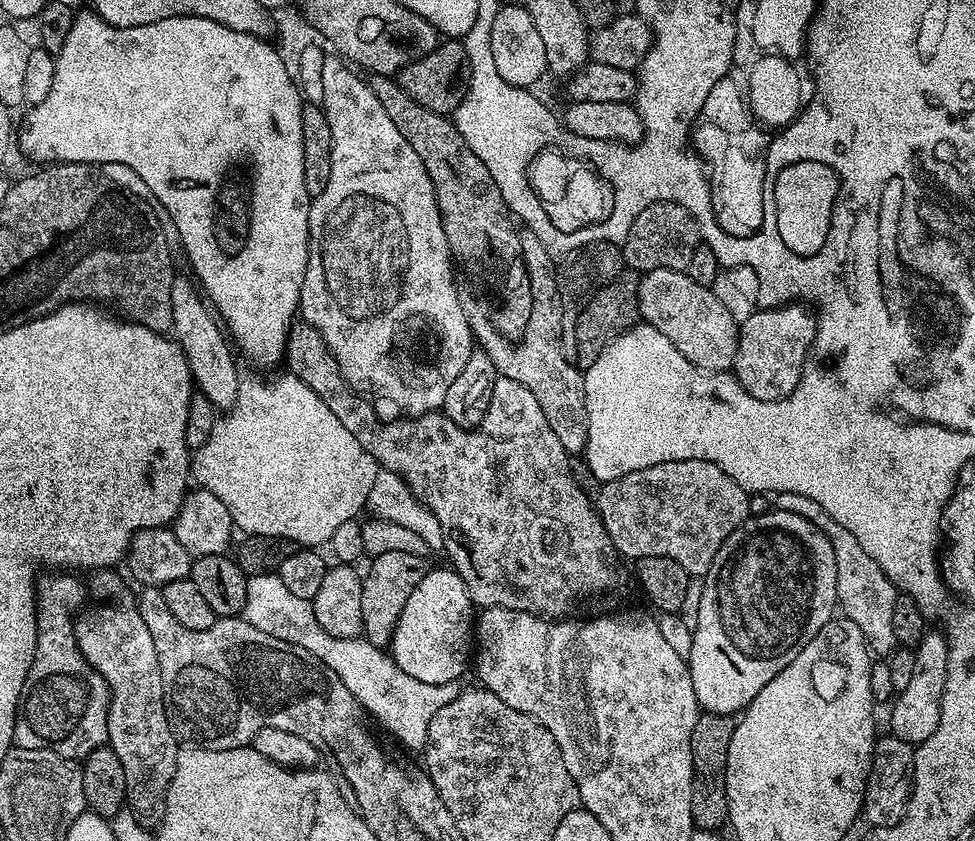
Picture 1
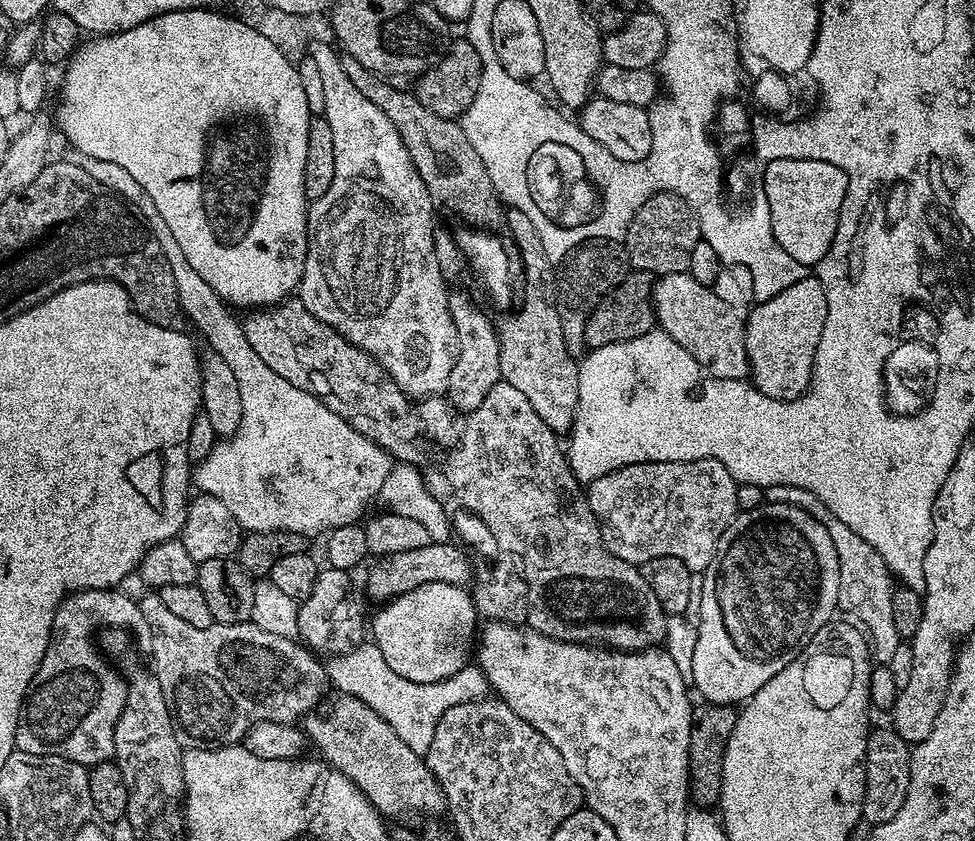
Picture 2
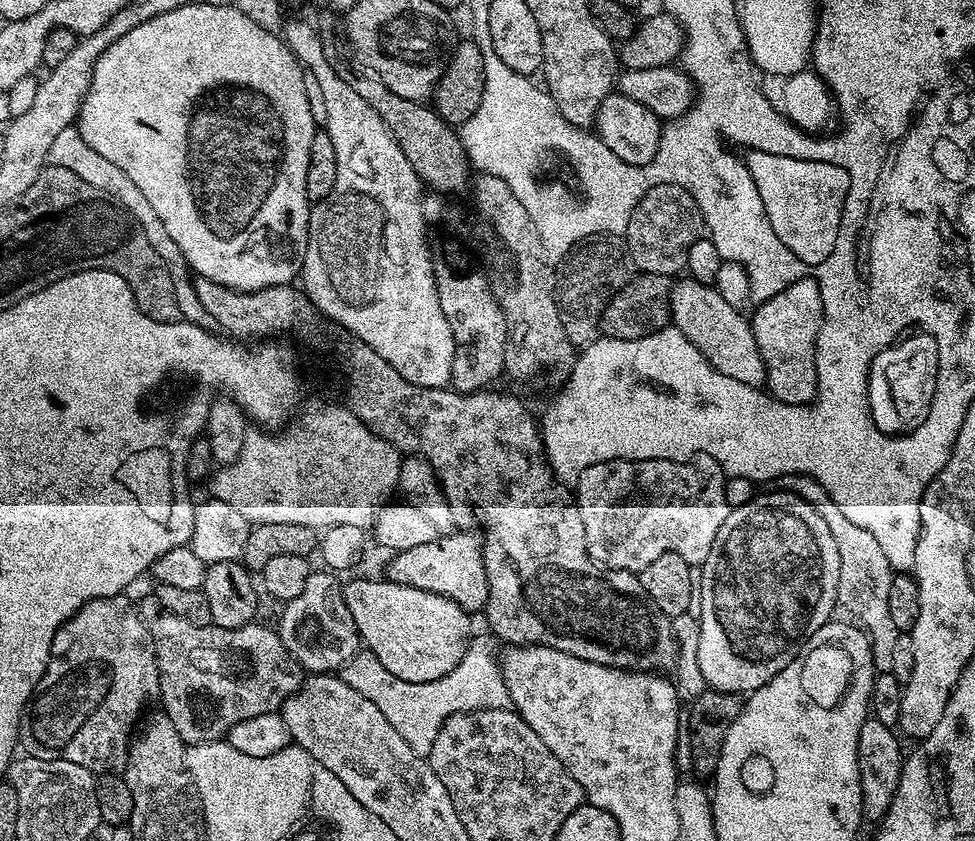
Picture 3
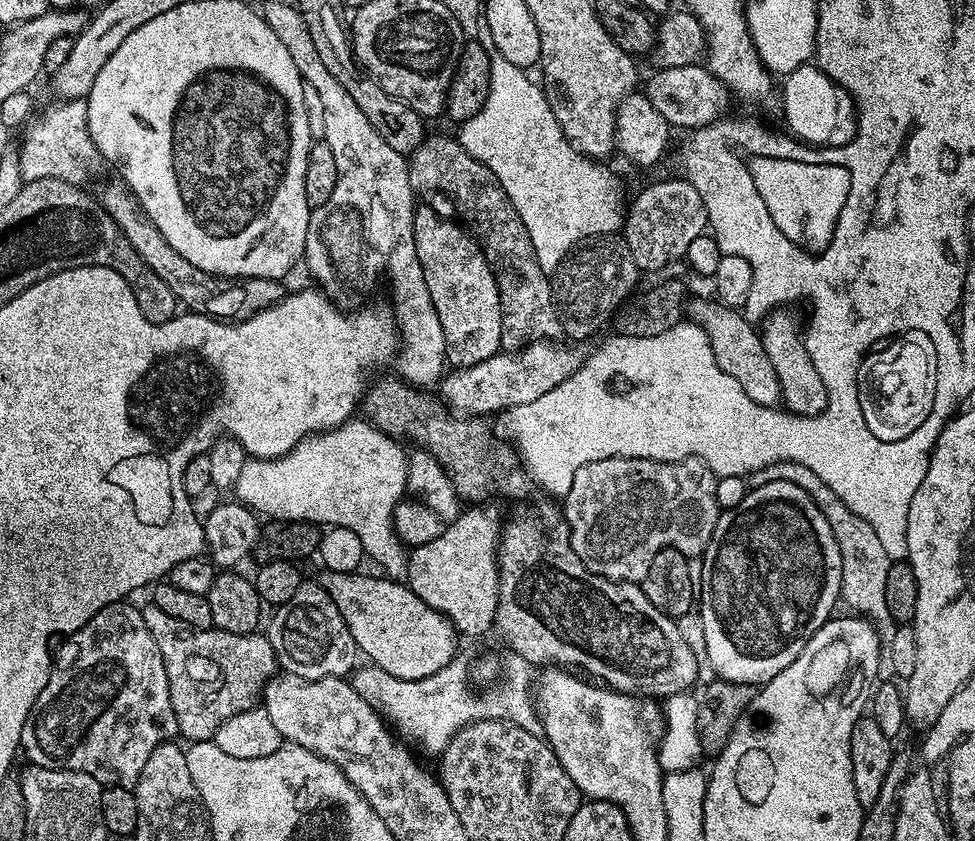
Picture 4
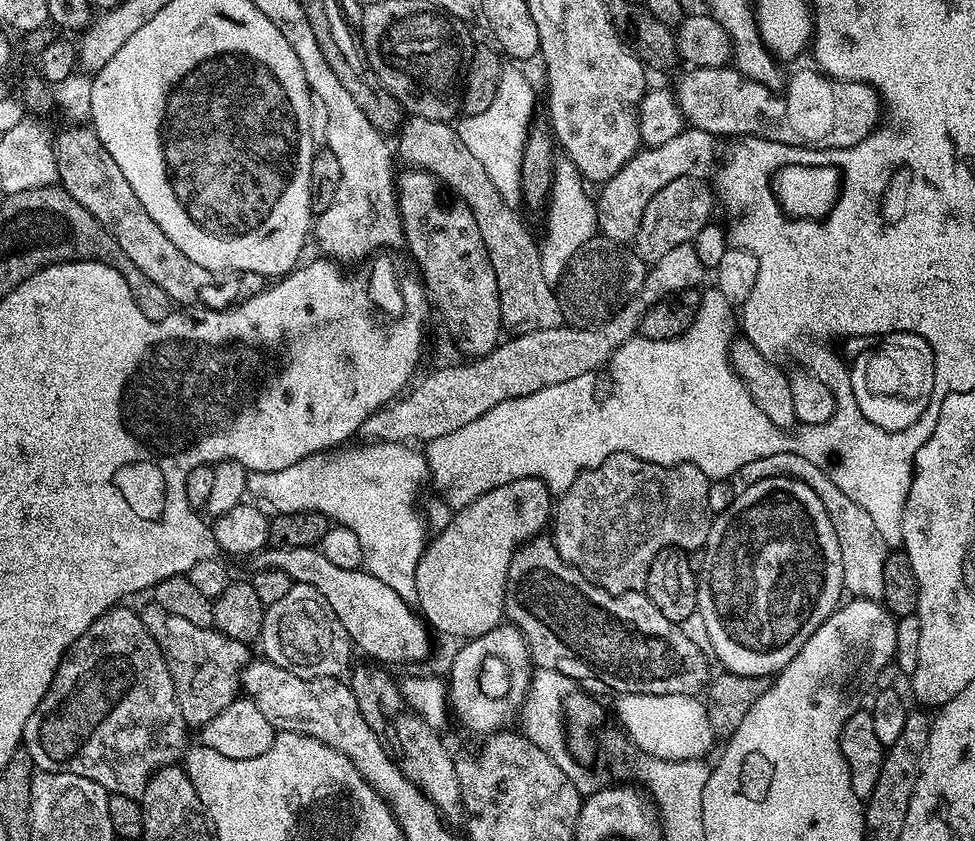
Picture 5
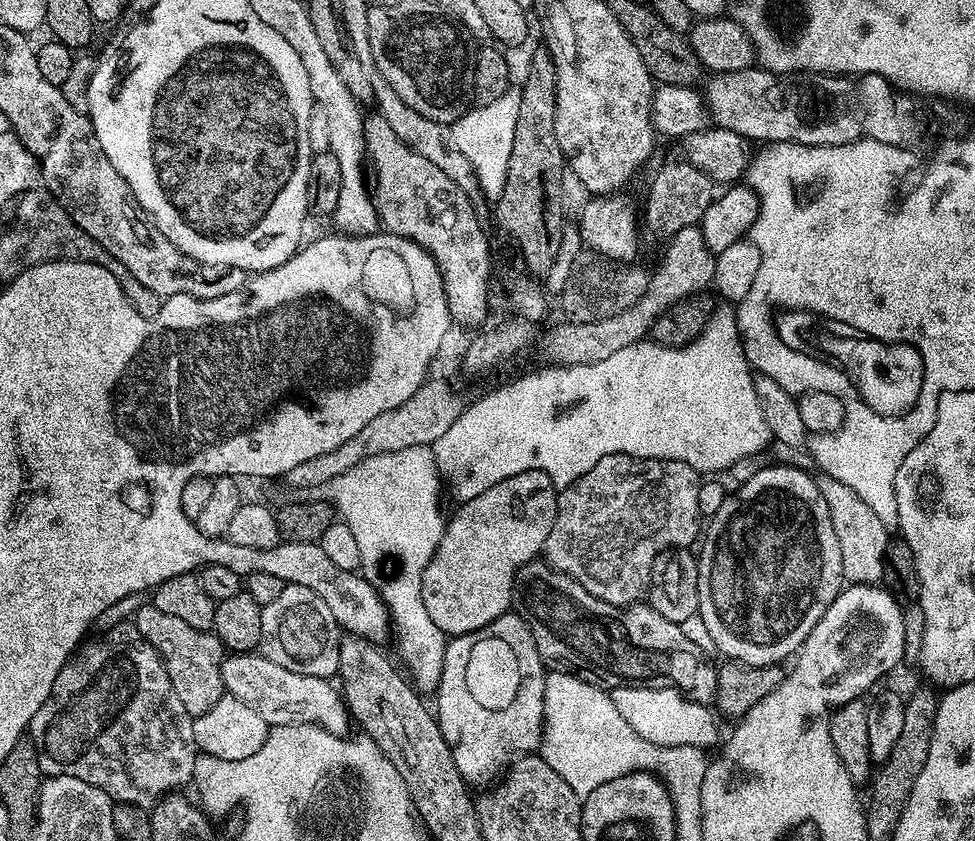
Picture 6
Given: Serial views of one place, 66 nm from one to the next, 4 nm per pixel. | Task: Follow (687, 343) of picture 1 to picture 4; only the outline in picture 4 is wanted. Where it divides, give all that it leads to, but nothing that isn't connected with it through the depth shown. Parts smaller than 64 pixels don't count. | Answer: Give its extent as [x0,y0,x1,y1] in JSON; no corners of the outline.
[690,300,782,408]

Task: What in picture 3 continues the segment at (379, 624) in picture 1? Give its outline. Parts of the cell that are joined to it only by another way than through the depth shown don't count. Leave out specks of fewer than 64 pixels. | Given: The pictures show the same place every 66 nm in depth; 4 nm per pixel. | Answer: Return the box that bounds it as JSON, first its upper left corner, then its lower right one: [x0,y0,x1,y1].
[387,531,488,614]

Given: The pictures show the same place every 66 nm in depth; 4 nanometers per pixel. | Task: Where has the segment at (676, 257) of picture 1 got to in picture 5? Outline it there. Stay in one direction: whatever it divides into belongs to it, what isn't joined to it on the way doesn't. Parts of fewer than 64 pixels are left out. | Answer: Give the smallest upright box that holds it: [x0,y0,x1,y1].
[634,176,714,262]

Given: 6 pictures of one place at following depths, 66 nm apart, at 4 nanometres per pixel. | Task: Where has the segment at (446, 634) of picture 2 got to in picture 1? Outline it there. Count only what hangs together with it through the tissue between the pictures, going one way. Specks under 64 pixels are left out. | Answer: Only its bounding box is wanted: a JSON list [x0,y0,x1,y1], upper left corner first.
[390,567,474,686]

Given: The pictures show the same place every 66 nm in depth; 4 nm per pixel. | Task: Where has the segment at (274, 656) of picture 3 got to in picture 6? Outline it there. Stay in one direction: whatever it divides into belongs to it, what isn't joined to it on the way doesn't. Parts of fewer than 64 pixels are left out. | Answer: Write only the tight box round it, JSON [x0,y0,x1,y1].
[134,602,226,718]

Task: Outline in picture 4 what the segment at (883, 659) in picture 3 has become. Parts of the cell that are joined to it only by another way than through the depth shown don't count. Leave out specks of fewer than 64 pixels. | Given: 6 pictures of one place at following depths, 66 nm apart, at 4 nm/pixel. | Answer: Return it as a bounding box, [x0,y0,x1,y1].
[746,462,898,683]

